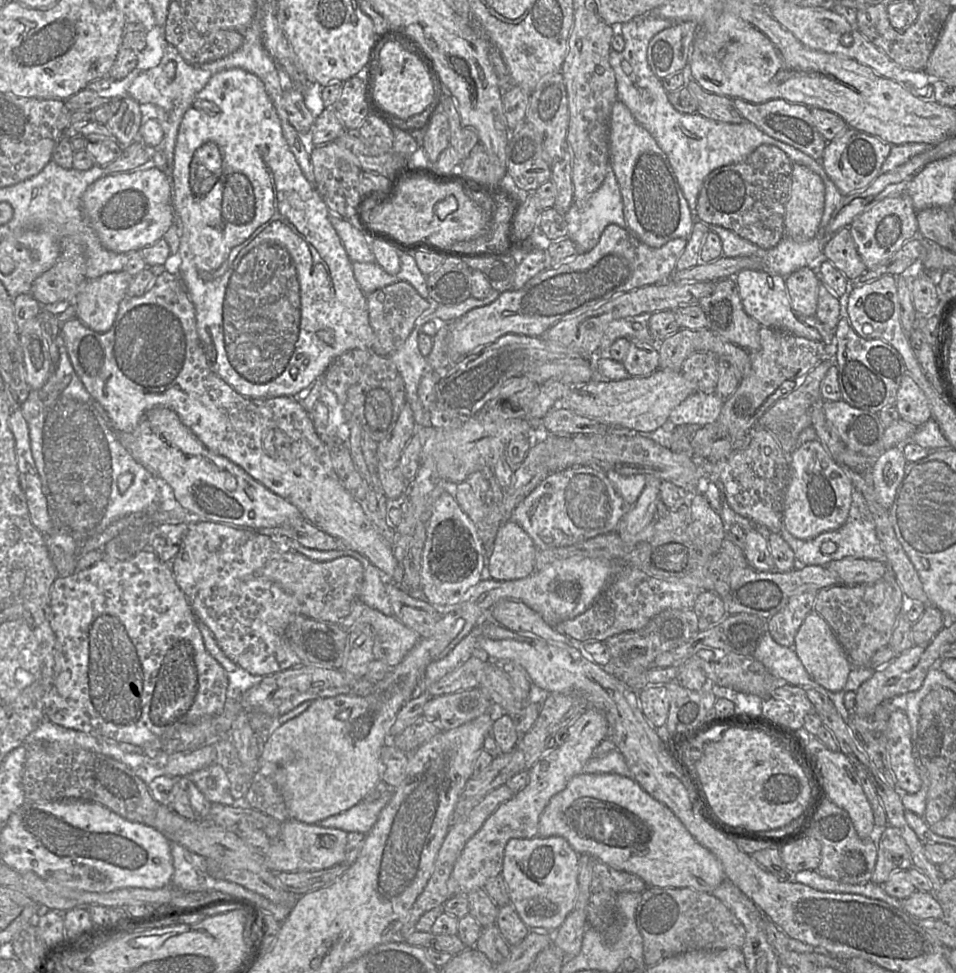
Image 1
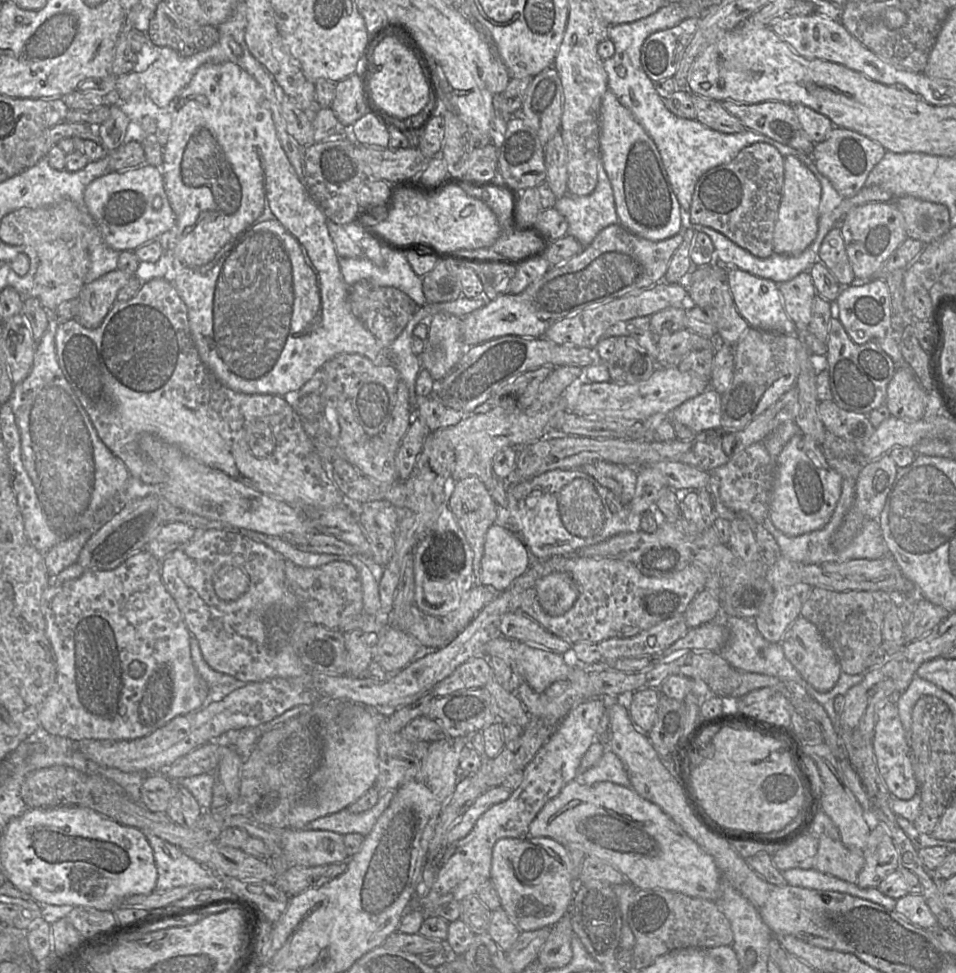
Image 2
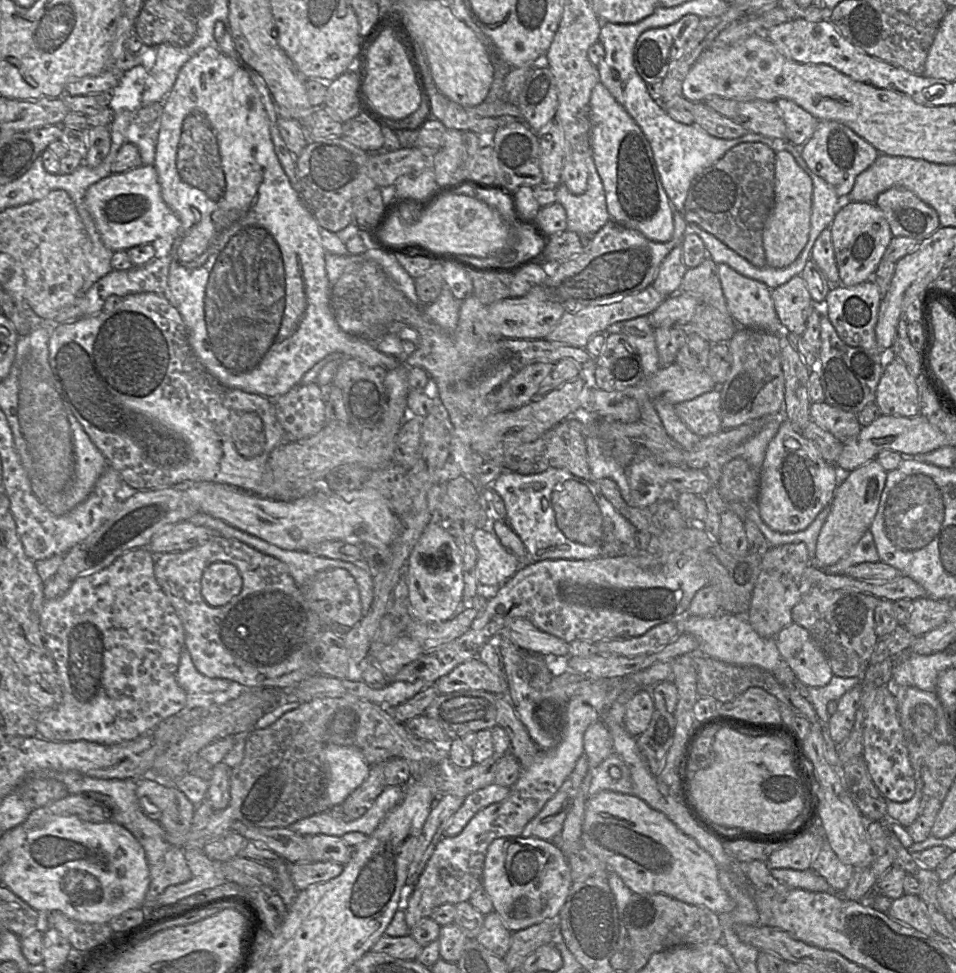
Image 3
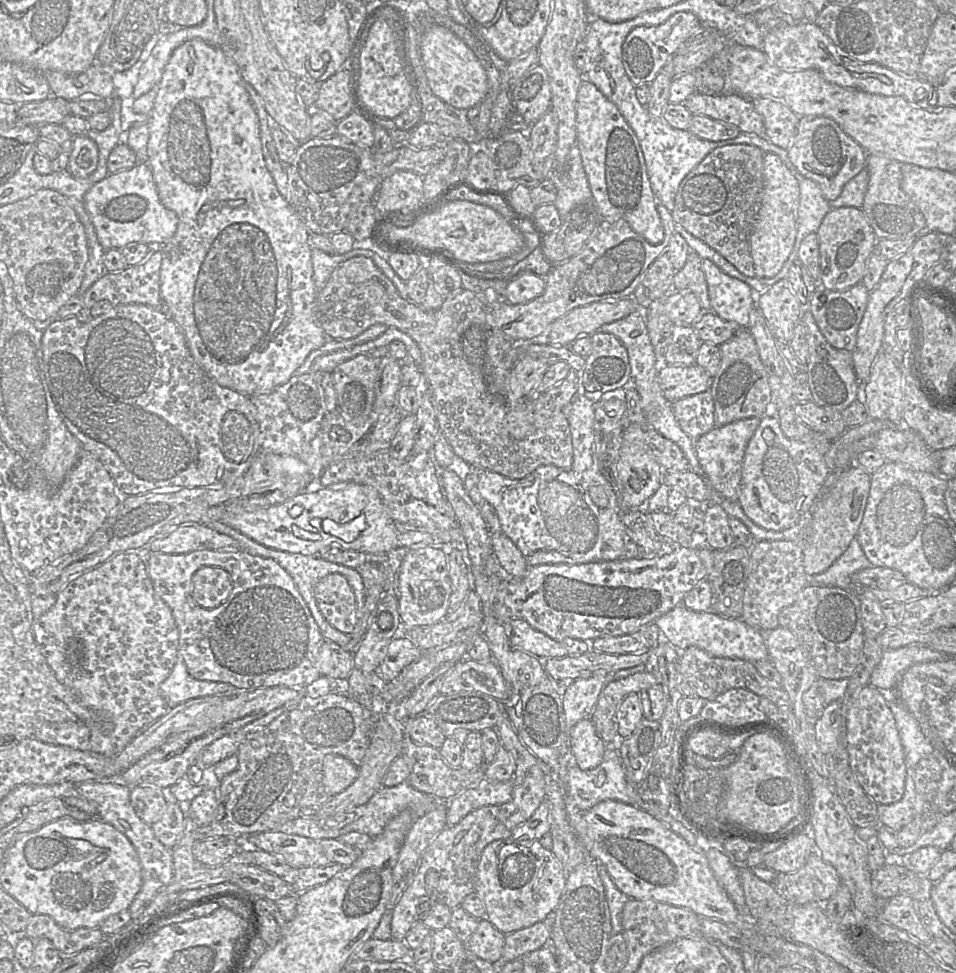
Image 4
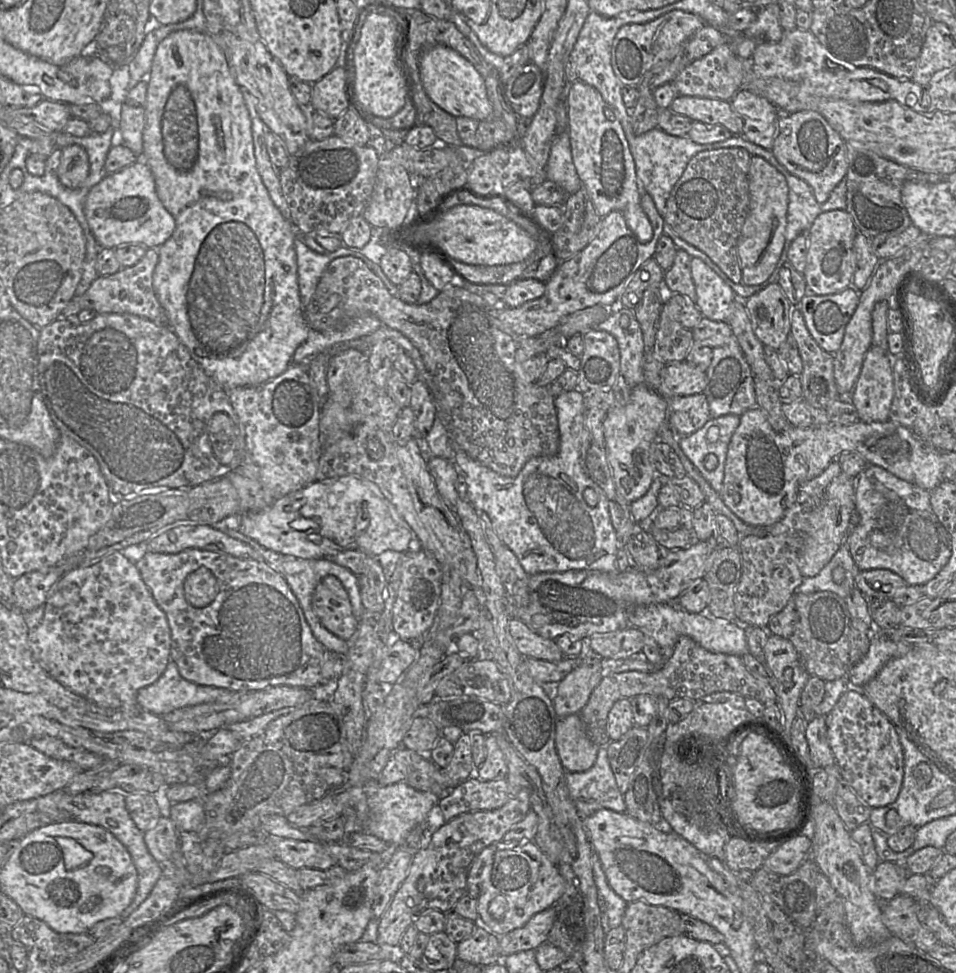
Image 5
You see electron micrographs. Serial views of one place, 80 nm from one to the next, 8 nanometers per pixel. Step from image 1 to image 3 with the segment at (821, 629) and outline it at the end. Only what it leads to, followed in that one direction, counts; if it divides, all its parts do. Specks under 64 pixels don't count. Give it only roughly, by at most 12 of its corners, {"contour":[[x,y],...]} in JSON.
{"contour":[[791,623],[774,640],[802,684],[834,676],[805,628]]}

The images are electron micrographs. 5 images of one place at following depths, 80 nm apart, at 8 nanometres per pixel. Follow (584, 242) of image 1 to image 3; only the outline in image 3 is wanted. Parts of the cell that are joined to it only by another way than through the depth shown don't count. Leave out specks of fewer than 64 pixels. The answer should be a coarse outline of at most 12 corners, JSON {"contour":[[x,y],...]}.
{"contour":[[593,159],[587,189],[572,194],[560,183],[555,202],[567,229],[593,236],[609,220]]}

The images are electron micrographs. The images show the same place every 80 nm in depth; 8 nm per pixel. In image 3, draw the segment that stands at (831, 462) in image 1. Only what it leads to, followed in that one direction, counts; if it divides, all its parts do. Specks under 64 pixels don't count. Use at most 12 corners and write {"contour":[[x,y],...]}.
{"contour":[[789,421],[767,446],[755,506],[799,532],[830,504],[835,466]]}

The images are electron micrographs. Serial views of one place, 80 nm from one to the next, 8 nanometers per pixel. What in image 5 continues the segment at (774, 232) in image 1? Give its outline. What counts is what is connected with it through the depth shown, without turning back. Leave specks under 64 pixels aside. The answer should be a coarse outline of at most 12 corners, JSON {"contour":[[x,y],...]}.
{"contour":[[702,151],[664,223],[734,283],[751,154]]}

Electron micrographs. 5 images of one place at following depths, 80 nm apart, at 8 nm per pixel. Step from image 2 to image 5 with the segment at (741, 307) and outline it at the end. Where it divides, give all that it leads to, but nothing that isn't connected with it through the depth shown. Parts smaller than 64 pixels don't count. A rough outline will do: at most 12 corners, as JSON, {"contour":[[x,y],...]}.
{"contour":[[701,259],[690,269],[701,314],[727,323],[737,297]]}

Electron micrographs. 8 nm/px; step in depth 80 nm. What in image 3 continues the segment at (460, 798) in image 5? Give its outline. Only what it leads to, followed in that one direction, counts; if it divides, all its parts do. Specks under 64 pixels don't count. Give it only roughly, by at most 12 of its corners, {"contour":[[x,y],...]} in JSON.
{"contour":[[493,783],[467,795],[444,836],[458,835],[477,812],[509,796]]}

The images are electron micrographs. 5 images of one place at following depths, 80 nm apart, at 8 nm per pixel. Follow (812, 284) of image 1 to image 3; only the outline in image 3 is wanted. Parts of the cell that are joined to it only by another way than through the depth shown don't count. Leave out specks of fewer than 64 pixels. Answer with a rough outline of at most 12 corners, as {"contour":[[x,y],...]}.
{"contour":[[800,274],[771,298],[785,332],[802,335],[814,303]]}

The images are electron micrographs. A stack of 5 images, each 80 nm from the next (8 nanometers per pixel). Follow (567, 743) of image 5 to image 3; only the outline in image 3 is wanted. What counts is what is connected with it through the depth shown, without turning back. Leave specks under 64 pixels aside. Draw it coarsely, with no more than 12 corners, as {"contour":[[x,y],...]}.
{"contour":[[602,721],[586,729],[583,755],[590,768],[613,753],[611,733]]}

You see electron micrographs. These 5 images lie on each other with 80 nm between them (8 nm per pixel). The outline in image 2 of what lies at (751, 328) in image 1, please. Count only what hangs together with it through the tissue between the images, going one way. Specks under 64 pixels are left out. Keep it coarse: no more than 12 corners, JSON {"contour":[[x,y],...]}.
{"contour":[[726,266],[693,267],[683,284],[719,341],[734,345],[750,327],[735,306]]}

